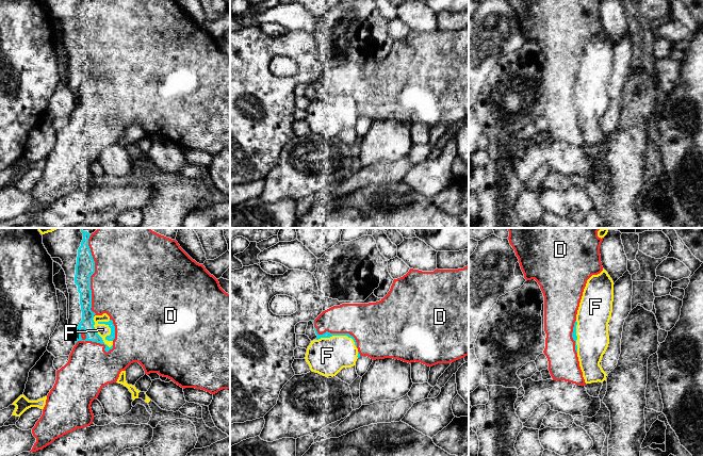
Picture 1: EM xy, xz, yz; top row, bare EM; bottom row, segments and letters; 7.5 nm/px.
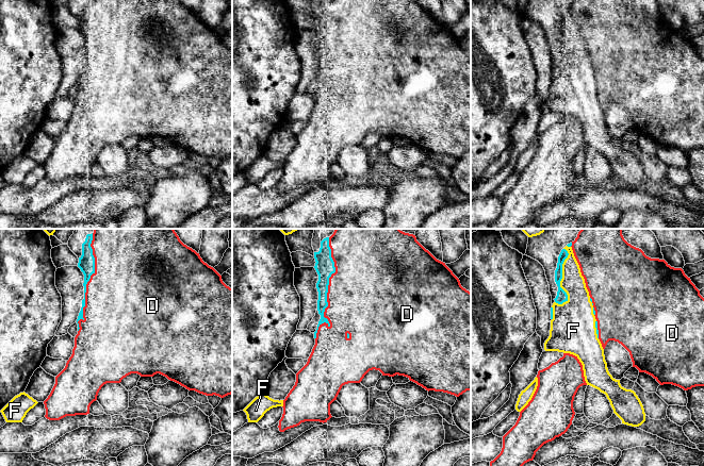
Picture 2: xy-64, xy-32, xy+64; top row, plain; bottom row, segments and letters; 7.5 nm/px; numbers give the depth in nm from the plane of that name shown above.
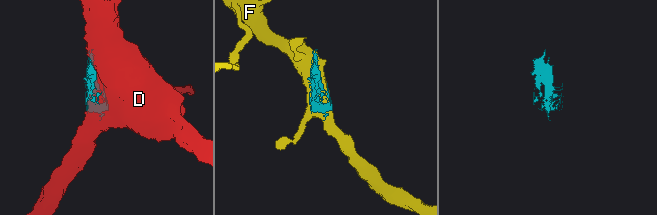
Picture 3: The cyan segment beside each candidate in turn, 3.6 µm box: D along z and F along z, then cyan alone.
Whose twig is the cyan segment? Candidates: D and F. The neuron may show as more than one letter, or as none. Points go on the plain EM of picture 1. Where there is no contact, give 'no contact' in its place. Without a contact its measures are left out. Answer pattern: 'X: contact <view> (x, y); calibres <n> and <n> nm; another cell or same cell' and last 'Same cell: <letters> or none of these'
D: contact xy (90, 38); calibres 140 and 460 nm; same cell
F: contact xy (96, 94); calibres 50 and 90 nm; another cell
Same cell: D

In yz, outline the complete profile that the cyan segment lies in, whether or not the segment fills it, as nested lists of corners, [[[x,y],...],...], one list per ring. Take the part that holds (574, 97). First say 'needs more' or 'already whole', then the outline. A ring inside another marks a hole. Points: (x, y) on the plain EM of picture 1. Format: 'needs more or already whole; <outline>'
needs more; [[[508,0],[524,39],[535,40],[544,58],[544,116],[553,142],[585,147],[576,107],[576,76],[587,42],[603,32],[600,7],[603,0]]]

